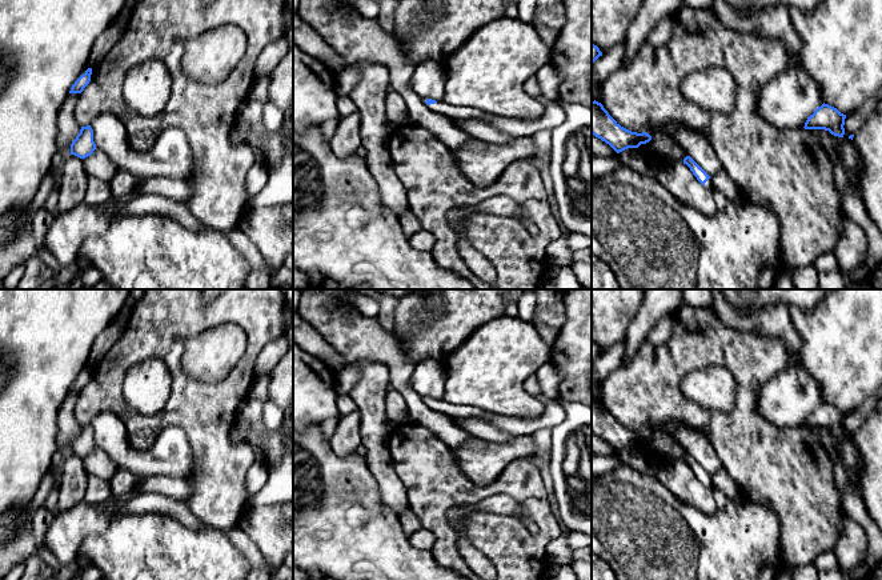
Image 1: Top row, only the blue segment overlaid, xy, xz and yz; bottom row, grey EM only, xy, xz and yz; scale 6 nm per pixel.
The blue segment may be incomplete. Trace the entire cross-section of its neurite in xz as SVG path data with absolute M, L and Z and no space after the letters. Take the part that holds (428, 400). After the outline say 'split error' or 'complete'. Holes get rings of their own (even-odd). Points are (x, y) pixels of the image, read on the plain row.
M428 397L425 401L432 409L442 412L452 419L478 419L488 421L493 416L493 413L488 409L481 409L477 407L458 407L445 400L436 400L432 397Z | split error

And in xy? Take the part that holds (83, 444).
M91 424L81 425L80 432L71 443L71 453L85 457L93 452L96 443L93 440L93 429Z | complete

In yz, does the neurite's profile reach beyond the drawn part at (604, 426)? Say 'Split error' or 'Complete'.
Complete

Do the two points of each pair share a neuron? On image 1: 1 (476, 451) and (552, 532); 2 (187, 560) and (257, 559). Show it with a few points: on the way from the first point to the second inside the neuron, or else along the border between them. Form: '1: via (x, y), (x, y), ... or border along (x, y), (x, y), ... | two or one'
1: border along (510, 463), (486, 484), (476, 486), (468, 479) | two
2: border along (227, 536), (253, 566) | two

